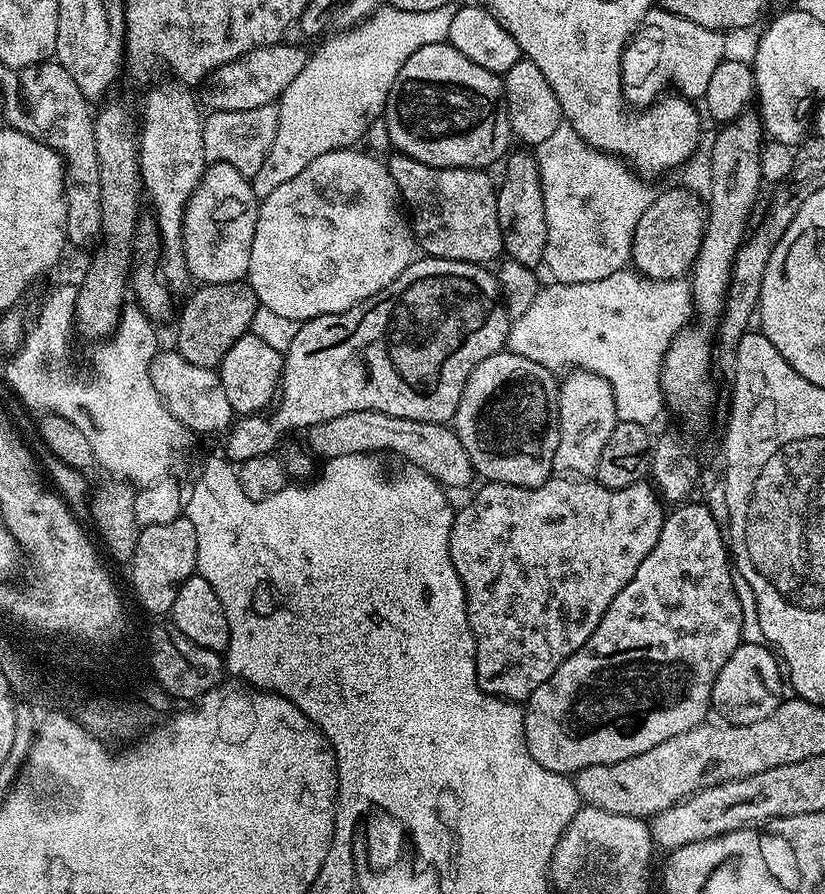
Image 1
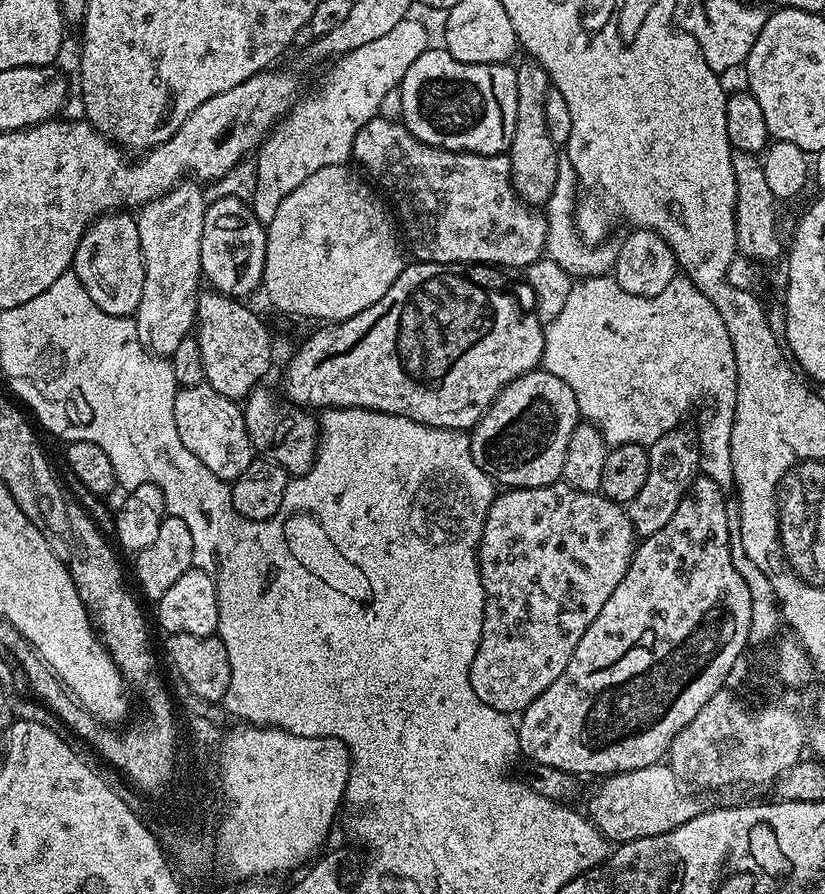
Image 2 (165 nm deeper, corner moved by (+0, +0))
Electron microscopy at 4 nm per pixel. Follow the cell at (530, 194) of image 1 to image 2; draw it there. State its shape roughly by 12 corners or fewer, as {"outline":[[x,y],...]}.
{"outline":[[515,65],[518,114],[506,155],[529,206],[554,194],[562,156],[546,130],[548,71]]}

